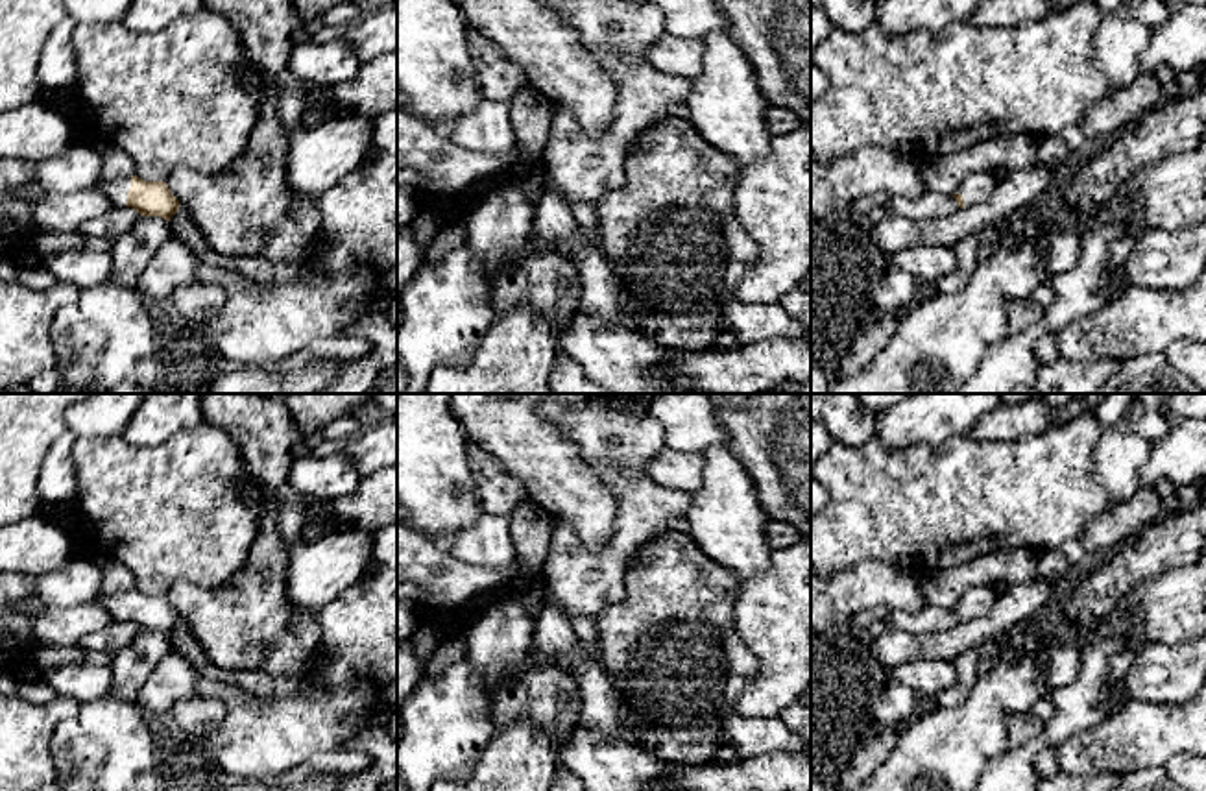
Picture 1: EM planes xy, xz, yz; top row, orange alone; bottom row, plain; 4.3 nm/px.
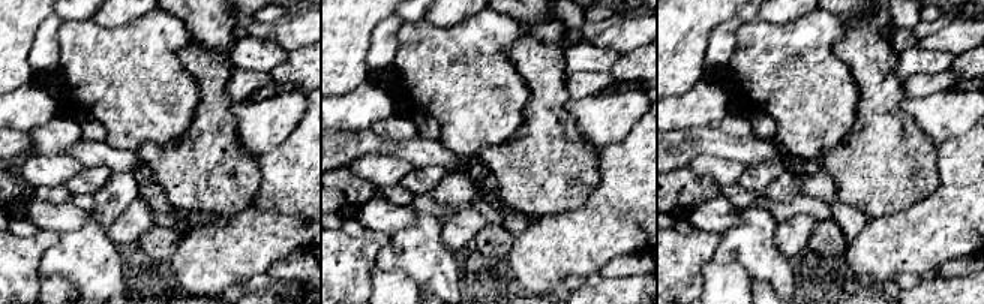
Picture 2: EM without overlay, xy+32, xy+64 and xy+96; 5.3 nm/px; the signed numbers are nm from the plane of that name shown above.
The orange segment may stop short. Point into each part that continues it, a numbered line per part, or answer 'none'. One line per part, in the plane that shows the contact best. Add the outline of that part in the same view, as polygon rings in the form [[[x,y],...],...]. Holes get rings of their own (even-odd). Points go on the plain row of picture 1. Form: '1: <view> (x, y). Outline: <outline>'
1: xy (117, 603). Outline: [[[131,590],[109,593],[109,595],[103,595],[100,591],[94,602],[109,610],[115,621],[124,621],[127,617],[127,606],[131,602]]]

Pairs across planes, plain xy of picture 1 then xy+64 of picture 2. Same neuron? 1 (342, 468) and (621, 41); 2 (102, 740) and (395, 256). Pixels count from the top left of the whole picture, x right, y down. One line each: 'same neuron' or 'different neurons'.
1: different neurons
2: same neuron

